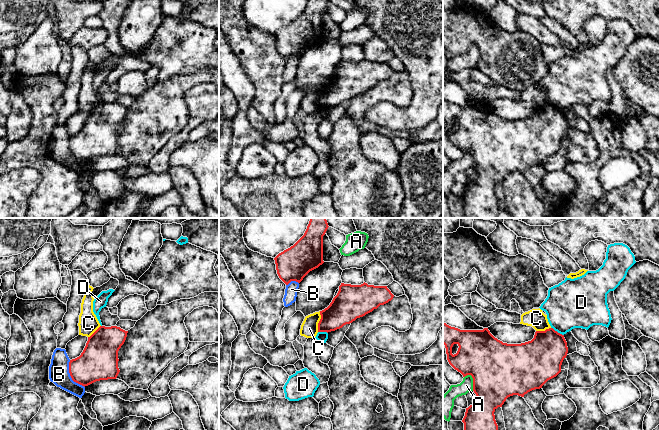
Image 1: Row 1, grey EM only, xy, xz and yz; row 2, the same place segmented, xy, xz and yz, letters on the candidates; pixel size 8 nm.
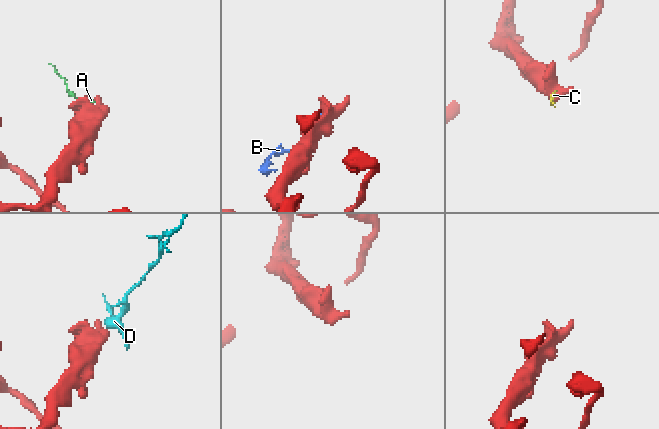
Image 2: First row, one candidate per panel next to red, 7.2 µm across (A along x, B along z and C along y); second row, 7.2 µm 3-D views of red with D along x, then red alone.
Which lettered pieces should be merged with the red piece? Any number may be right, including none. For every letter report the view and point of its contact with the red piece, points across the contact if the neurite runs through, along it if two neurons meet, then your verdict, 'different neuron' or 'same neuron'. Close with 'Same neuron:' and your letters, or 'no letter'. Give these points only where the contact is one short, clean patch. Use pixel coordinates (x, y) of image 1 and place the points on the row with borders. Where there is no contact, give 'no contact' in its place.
A: yz (473, 381) | different neuron
B: xy (70, 375) | different neuron
C: xz (319, 321) | along xz (320, 311), (317, 331) | different neuron
D: yz (556, 331) | along yz (551, 327), (563, 335) | different neuron
Same neuron: no letter

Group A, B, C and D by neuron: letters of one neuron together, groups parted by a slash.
A C / B / D

